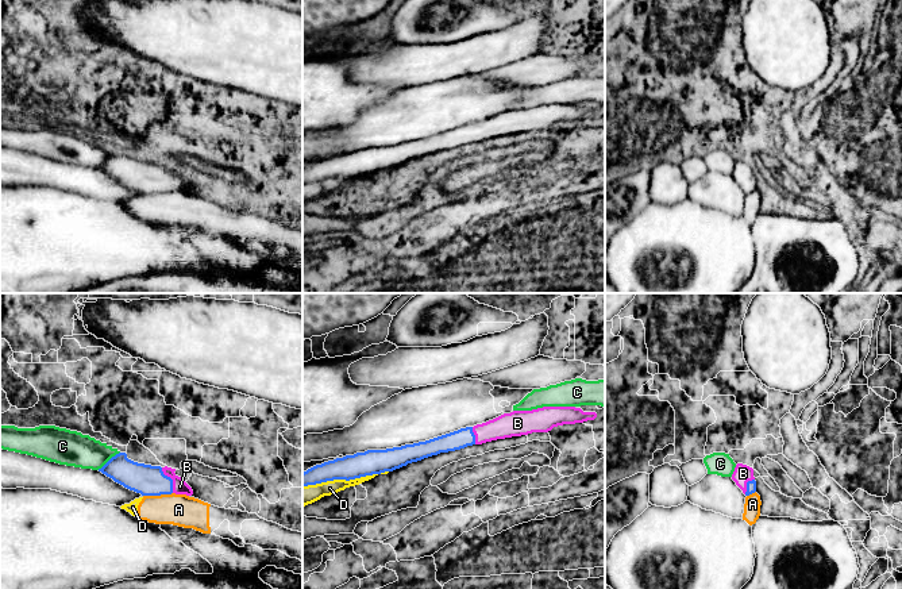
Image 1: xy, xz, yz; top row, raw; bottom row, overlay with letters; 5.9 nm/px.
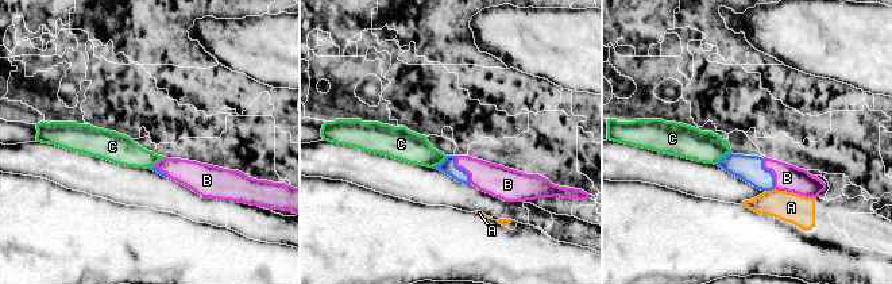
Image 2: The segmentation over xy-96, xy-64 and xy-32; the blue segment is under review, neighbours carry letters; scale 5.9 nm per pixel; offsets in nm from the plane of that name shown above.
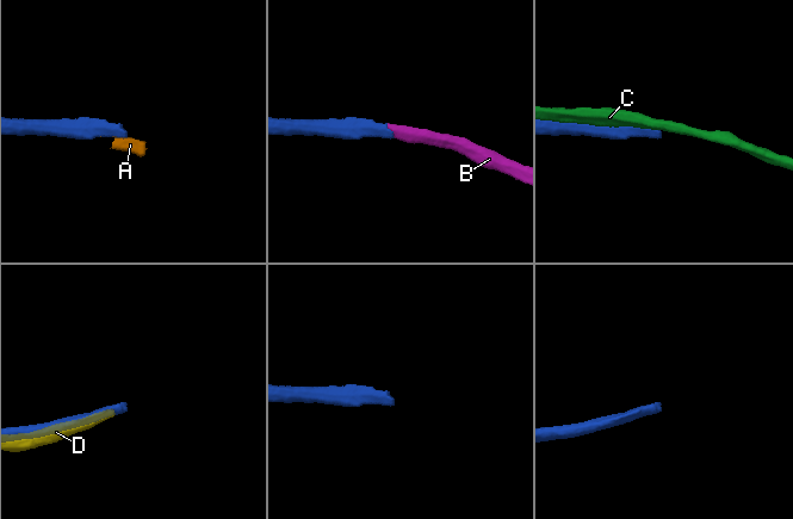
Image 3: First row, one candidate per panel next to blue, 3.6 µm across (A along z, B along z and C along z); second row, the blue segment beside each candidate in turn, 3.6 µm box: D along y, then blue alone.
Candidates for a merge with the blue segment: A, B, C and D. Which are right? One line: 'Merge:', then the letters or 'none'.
Merge: B

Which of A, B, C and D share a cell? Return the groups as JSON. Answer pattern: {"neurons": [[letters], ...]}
{"neurons": [["A", "D"], ["B"], ["C"]]}

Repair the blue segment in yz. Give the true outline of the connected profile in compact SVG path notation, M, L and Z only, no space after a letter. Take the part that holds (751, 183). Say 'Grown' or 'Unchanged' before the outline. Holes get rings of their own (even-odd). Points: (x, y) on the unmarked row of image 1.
Grown. M737 161L732 172L732 177L743 188L745 193L749 193L756 189L756 178L753 174L752 165L743 161Z

